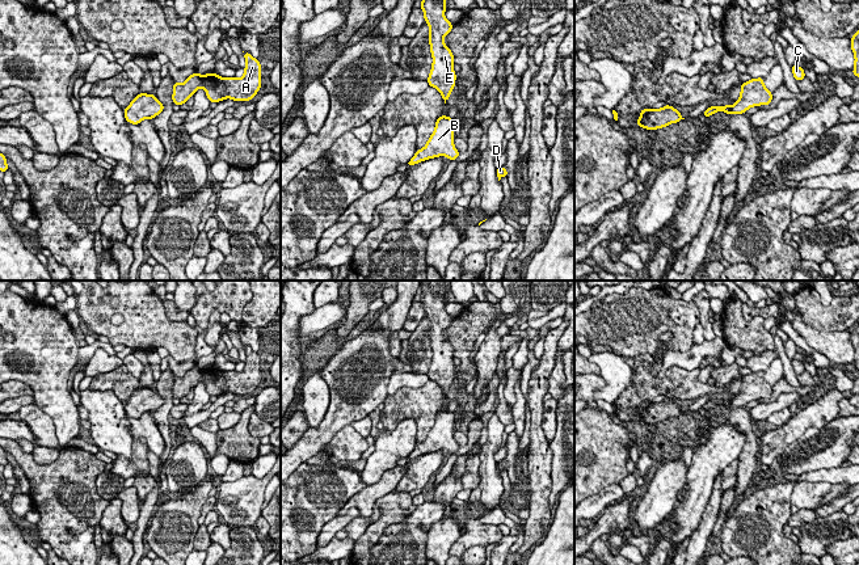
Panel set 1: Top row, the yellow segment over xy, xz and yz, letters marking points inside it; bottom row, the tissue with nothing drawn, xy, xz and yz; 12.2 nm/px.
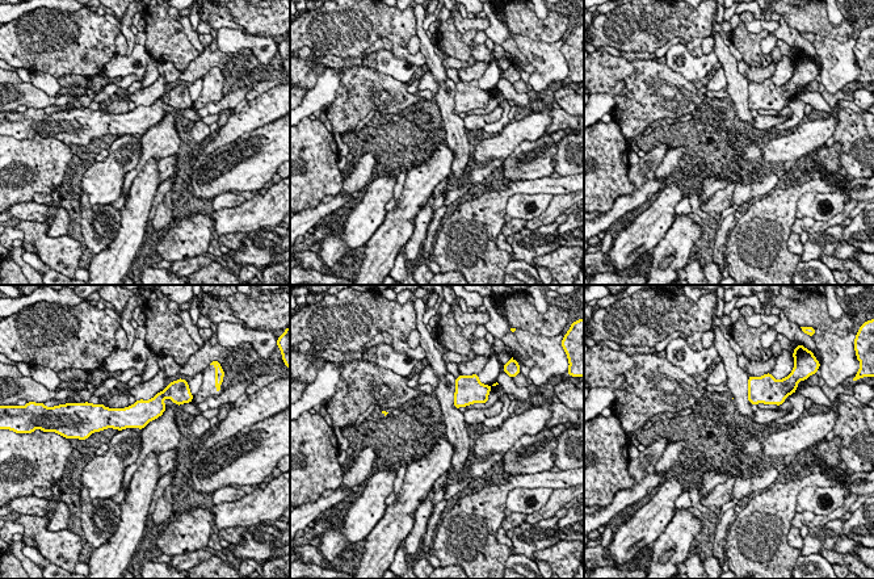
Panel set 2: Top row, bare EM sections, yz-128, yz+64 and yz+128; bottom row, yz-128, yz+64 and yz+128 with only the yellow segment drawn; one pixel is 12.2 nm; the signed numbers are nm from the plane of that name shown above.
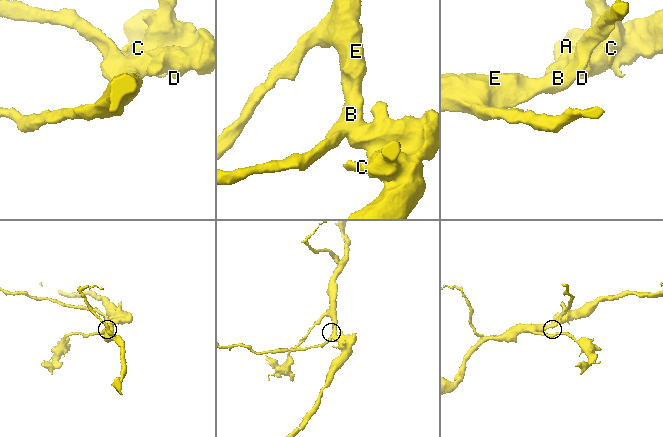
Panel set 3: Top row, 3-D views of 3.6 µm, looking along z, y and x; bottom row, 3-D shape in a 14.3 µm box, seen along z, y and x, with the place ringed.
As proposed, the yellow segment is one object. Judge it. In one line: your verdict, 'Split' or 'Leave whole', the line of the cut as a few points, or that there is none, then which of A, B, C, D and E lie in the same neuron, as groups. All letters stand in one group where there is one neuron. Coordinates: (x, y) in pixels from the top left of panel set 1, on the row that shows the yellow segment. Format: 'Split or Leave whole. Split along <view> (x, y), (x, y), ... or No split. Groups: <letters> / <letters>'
Leave whole. No split. Groups: A B C D E

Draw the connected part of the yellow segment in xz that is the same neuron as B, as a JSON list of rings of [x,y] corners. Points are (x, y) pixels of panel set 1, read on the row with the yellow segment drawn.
[[[441,115],[435,122],[435,128],[426,146],[416,151],[408,164],[414,165],[438,156],[446,156],[450,161],[455,160],[460,153],[454,146],[454,123],[455,121],[452,118]]]

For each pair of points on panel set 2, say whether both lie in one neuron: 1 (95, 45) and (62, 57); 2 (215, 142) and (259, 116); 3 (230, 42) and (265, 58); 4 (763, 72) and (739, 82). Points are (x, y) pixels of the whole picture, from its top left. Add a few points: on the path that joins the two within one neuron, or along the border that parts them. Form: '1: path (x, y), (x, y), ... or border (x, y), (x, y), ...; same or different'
1: path (87, 45), (70, 49); same
2: path (226, 134), (248, 118); same
3: path (239, 42), (249, 42), (256, 49); same
4: border (744, 76), (748, 82); different

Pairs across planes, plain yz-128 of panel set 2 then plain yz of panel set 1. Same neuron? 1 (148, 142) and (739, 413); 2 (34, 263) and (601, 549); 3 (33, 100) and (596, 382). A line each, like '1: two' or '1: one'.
1: two
2: one
3: one

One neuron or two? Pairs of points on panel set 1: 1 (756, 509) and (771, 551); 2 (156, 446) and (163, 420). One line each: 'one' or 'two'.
1: one
2: two

